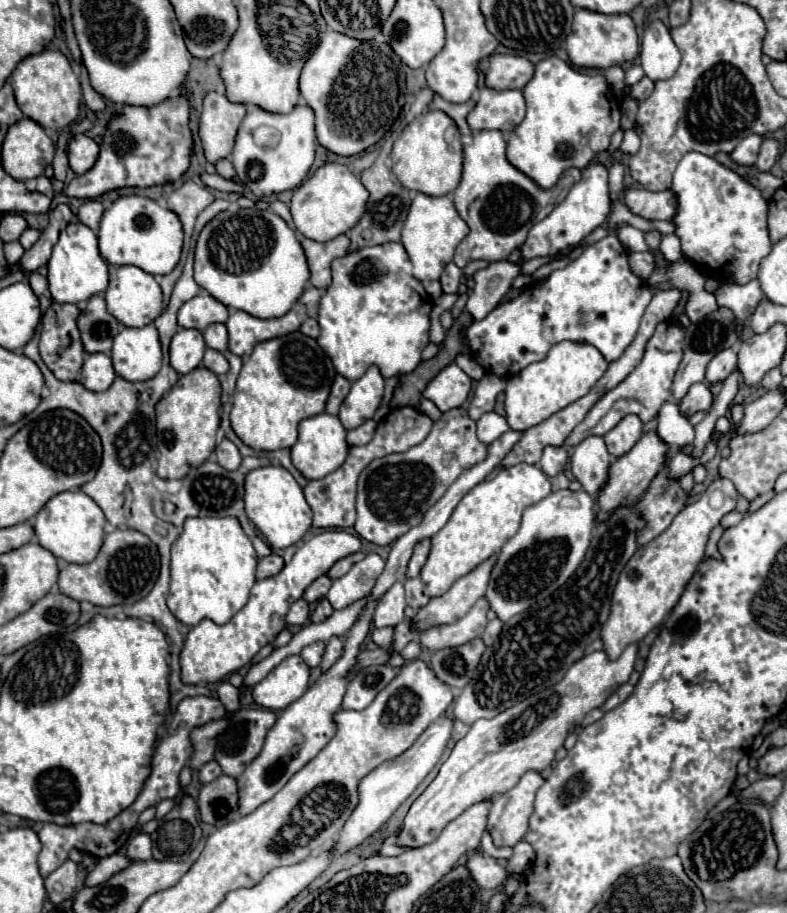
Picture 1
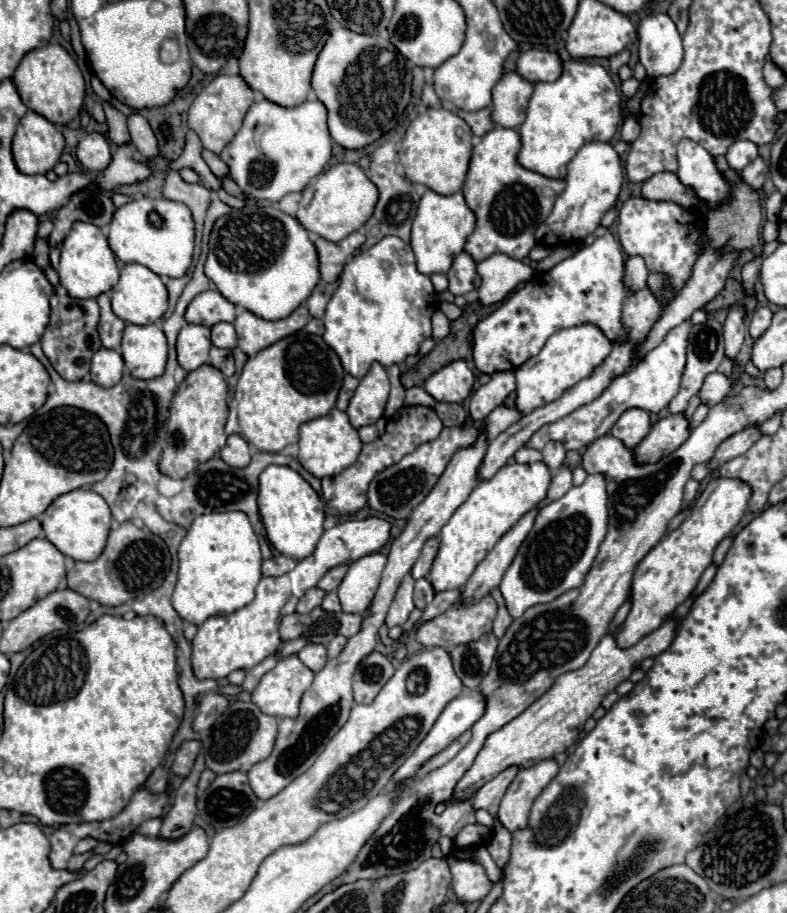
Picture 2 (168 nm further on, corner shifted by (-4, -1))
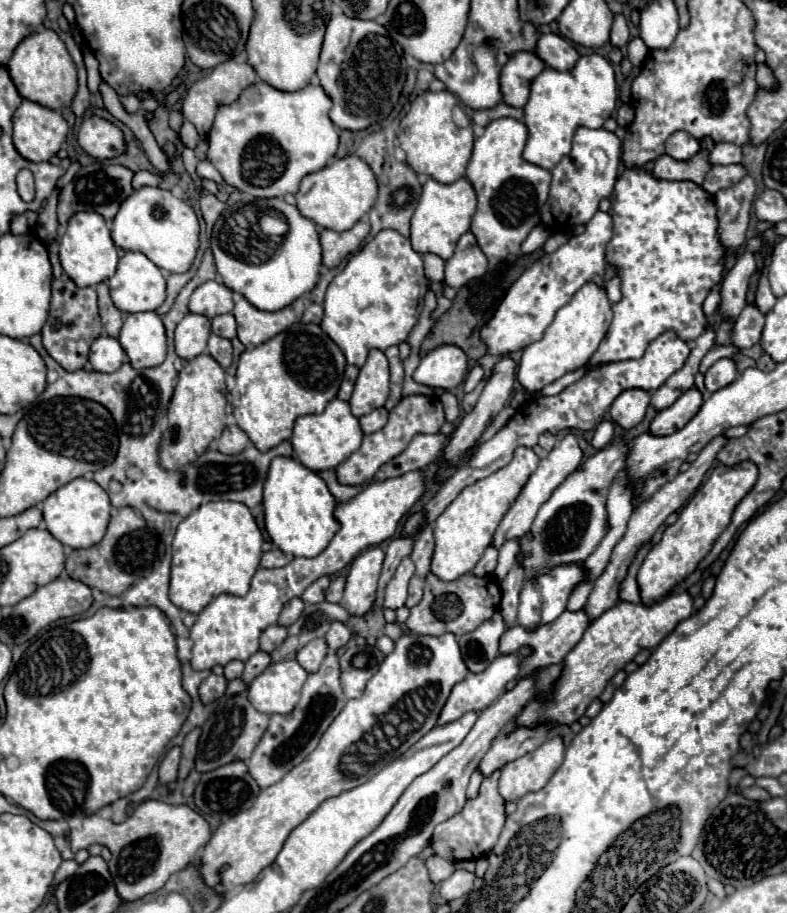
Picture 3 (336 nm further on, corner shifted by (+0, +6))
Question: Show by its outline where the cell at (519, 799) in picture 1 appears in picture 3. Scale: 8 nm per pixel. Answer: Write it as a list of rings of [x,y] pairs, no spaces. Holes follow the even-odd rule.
[[[560,738],[546,740],[540,748],[528,752],[520,760],[506,764],[500,772],[498,792],[506,802],[518,802],[526,792],[544,788],[550,776],[564,760],[564,744]]]

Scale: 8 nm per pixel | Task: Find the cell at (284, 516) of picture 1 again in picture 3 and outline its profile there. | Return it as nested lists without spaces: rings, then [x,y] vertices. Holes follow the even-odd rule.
[[[276,456],[270,462],[268,476],[264,482],[264,524],[272,542],[292,556],[318,556],[338,530],[338,524],[332,516],[336,508],[334,496],[328,492],[324,480],[304,468],[294,458]]]

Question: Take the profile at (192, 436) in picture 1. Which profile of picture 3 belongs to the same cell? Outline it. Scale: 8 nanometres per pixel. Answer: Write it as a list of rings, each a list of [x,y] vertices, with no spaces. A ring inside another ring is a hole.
[[[200,354],[178,374],[178,384],[168,406],[168,426],[162,434],[160,464],[166,470],[180,470],[200,456],[212,440],[216,440],[226,426],[226,384],[224,370],[220,364],[208,356]]]

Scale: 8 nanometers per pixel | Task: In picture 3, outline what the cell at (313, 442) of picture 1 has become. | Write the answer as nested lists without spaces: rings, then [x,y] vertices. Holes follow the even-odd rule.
[[[334,398],[328,402],[326,410],[322,414],[308,414],[300,416],[294,424],[294,434],[290,438],[294,456],[310,470],[320,472],[320,470],[332,470],[340,462],[344,462],[350,454],[354,454],[360,444],[362,444],[362,428],[358,424],[358,418],[352,416],[348,402]]]

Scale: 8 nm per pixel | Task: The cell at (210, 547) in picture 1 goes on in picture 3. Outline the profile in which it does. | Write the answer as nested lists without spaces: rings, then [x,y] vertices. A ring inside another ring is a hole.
[[[208,502],[178,524],[172,542],[170,600],[184,612],[200,614],[216,596],[244,596],[260,566],[262,534],[244,504]]]

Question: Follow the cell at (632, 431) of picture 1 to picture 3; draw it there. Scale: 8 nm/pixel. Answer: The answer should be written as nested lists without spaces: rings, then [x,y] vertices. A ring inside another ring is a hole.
[[[644,390],[622,392],[610,406],[610,418],[620,428],[630,430],[642,422],[642,418],[646,416],[648,404],[650,404],[650,394]]]

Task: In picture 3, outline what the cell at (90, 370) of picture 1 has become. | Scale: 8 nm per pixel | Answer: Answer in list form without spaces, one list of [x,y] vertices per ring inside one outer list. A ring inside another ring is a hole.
[[[102,334],[90,346],[90,364],[96,372],[104,372],[104,374],[116,372],[124,364],[124,360],[126,360],[126,352],[122,350],[116,338]]]

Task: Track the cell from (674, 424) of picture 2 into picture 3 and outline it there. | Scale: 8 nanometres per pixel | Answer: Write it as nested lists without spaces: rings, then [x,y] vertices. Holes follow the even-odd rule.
[[[696,388],[686,390],[670,408],[660,410],[654,416],[654,420],[650,424],[650,434],[652,436],[670,436],[670,434],[678,432],[700,410],[700,404],[702,404],[702,394]]]

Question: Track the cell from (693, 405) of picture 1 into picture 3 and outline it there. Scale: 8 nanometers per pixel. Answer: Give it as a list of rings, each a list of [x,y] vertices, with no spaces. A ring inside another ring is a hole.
[[[722,358],[722,360],[714,362],[708,368],[708,372],[704,374],[706,390],[708,392],[716,392],[716,390],[728,386],[736,376],[738,376],[738,372],[736,372],[736,366],[734,366],[732,358]]]

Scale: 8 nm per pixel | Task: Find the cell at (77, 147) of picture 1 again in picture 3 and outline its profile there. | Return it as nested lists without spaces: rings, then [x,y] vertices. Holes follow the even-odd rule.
[[[90,116],[88,120],[84,120],[76,140],[80,148],[96,160],[108,160],[124,152],[122,132],[114,124],[98,116]]]

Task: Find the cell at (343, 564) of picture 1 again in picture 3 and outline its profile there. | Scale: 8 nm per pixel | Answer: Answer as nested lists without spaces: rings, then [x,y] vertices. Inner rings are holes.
[[[322,576],[322,578],[318,578],[316,582],[312,582],[308,588],[306,588],[306,592],[302,594],[302,600],[304,602],[322,602],[324,600],[324,590],[328,588],[328,584],[330,584],[330,576]]]

